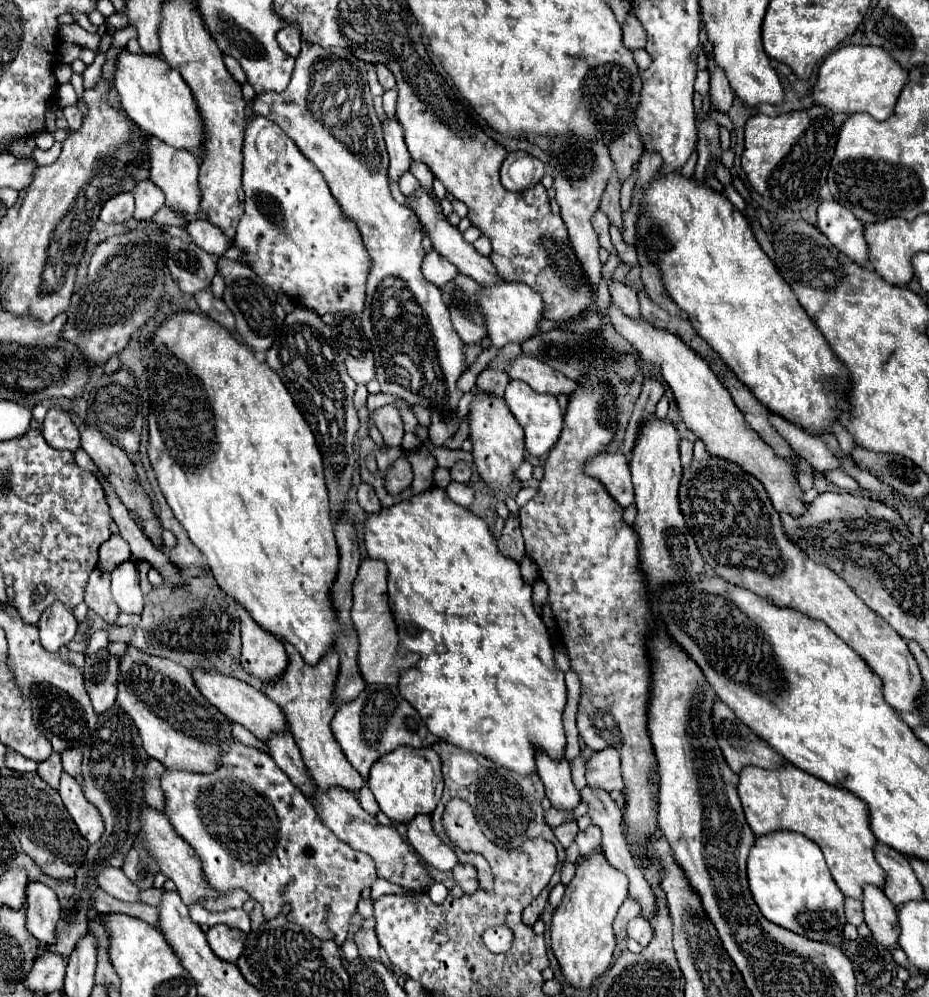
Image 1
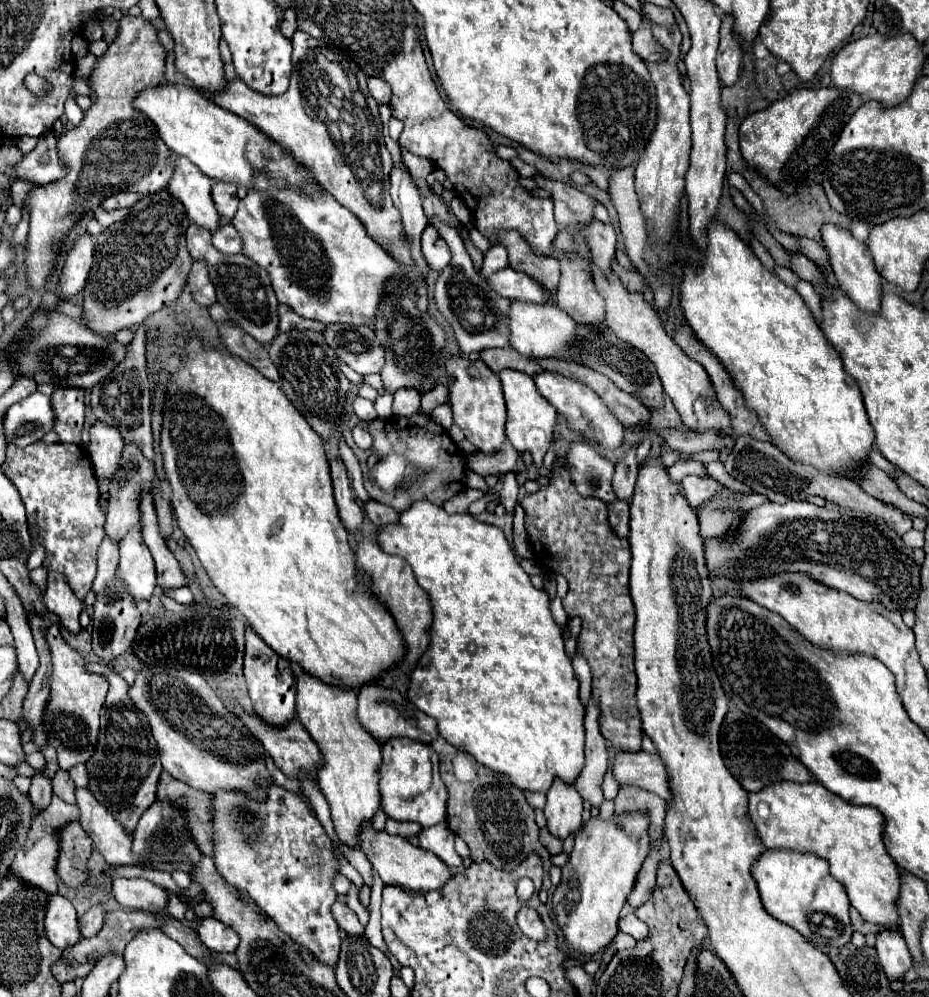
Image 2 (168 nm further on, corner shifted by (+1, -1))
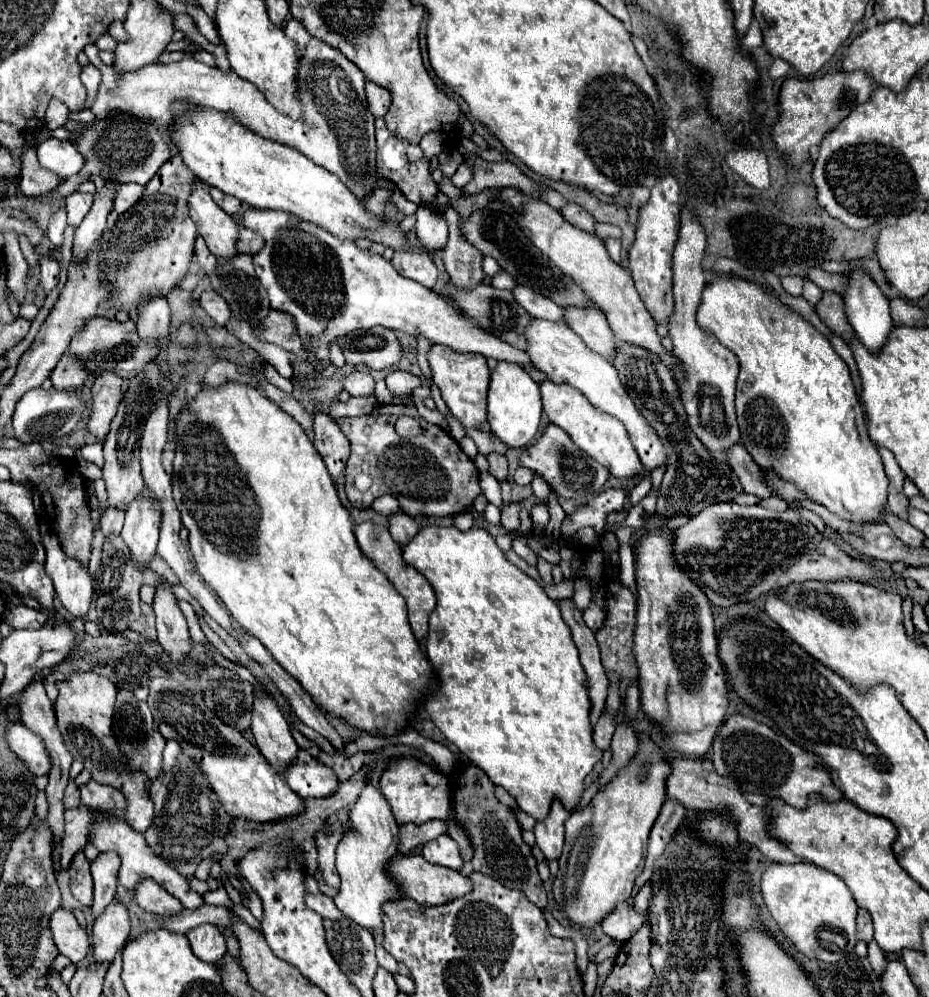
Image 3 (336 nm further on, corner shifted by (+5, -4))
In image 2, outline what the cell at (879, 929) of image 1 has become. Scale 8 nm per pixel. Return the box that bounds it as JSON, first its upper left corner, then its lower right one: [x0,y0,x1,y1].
[875,929,913,981]

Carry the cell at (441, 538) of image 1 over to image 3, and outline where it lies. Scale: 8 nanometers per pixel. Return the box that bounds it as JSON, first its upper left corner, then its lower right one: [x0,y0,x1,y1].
[401,524,603,820]

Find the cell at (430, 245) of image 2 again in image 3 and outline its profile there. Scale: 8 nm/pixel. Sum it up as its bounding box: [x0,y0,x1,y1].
[415,206,447,254]

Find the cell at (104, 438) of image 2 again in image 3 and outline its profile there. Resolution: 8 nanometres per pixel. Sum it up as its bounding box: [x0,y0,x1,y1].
[87,374,123,444]

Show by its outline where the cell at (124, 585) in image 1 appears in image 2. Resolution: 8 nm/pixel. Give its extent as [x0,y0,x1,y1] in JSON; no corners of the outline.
[119,521,155,601]

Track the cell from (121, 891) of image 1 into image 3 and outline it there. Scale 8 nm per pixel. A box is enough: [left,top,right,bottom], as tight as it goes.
[133,880,183,914]

